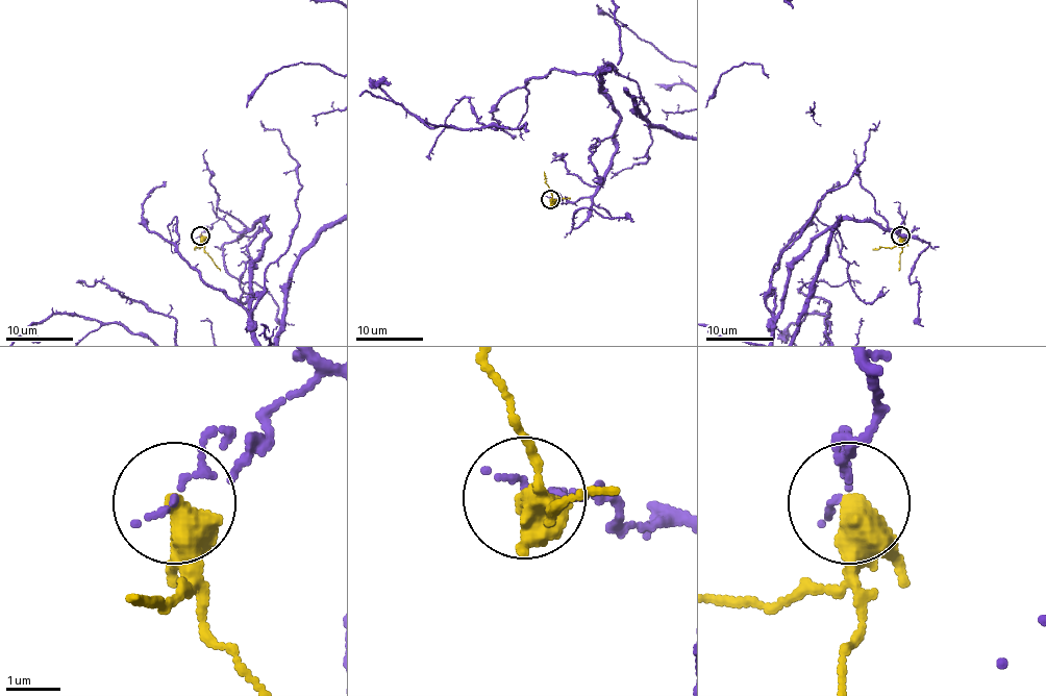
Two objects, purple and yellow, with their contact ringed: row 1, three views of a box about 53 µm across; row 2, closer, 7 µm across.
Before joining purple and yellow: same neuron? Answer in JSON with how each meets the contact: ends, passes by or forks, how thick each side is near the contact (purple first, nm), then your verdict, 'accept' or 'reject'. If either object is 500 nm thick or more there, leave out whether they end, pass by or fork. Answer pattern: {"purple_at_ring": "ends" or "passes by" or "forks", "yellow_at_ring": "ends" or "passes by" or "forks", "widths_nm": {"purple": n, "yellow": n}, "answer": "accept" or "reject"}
{"purple_at_ring": "ends", "yellow_at_ring": "passes by", "widths_nm": {"purple": 130, "yellow": 440}, "answer": "reject"}

